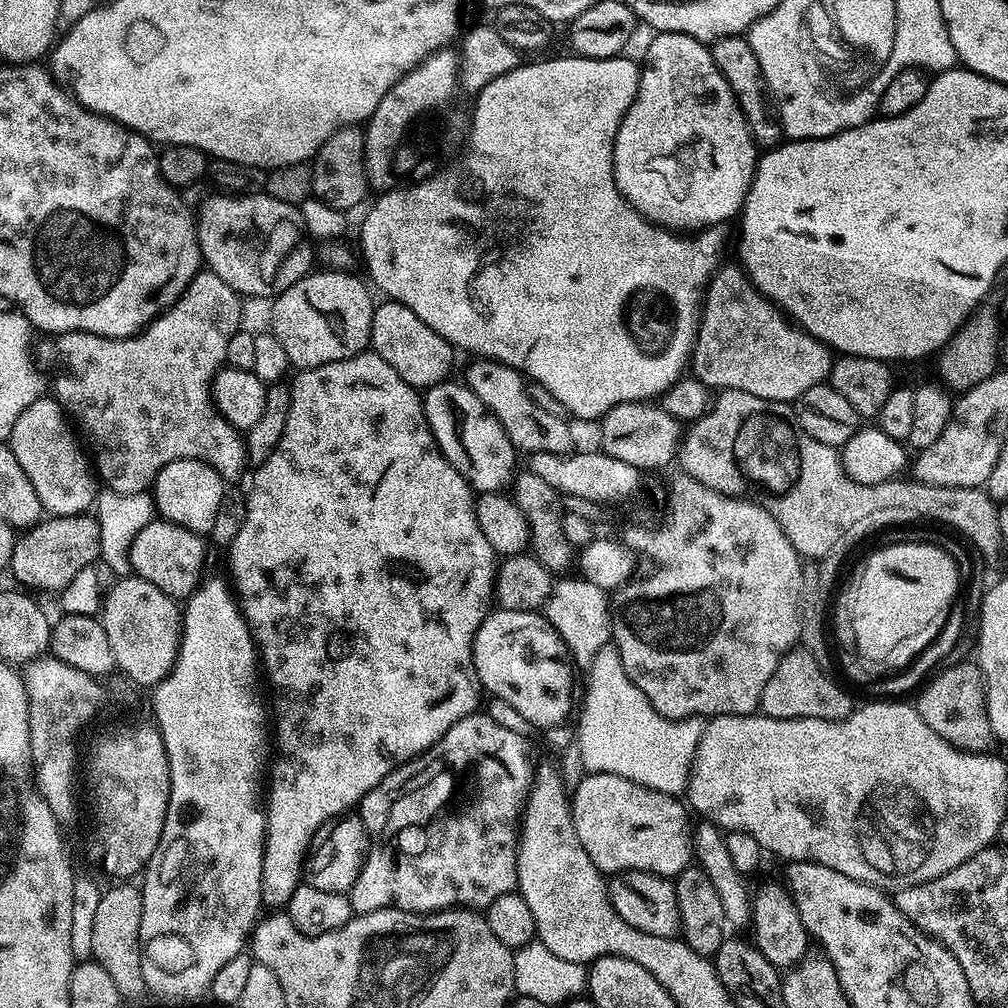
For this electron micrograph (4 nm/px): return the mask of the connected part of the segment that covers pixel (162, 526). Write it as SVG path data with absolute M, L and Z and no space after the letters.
M154 518L142 526L138 534L134 534L134 542L128 551L132 572L153 586L158 586L162 594L173 600L187 601L202 582L200 574L204 570L204 540L201 533L191 532L163 518Z

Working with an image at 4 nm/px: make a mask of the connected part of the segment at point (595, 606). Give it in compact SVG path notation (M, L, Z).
M574 576L555 581L544 607L544 615L563 639L569 657L578 668L581 667L579 669L586 670L598 650L611 641L611 611L607 593L605 589L590 583L589 580Z

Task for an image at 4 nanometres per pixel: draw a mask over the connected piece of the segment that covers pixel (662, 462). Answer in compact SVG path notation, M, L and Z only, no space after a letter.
M631 400L614 406L604 416L599 417L599 447L610 458L618 458L618 462L626 462L626 466L634 466L641 470L647 468L664 468L675 461L682 439L681 421L675 420L666 410L655 403Z

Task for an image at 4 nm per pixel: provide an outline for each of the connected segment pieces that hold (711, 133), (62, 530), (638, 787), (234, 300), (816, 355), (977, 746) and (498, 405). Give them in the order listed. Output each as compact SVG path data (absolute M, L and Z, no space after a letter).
M656 32L653 40L648 44L648 53L642 59L640 69L640 85L636 100L626 110L622 118L622 126L618 126L618 134L614 144L614 178L618 190L628 199L632 207L644 215L647 220L662 228L669 230L696 230L701 226L720 226L737 215L744 207L744 199L752 185L752 179L756 173L758 159L758 145L752 138L752 131L748 129L748 123L744 117L744 111L740 108L737 96L730 90L726 78L718 70L718 66L712 57L711 47L703 40L695 40L681 32Z
M49 515L23 534L17 535L10 573L17 580L16 584L25 589L37 588L40 592L60 594L74 580L76 574L95 565L99 560L100 527L95 515Z
M588 772L576 792L571 793L570 803L578 842L582 842L586 854L590 854L590 862L594 862L600 872L649 872L655 876L674 878L681 870L689 867L693 859L692 834L688 824L690 812L683 799L650 790L638 782L630 782L630 778L618 778L618 774Z
M201 270L196 273L192 281L186 286L185 290L174 303L165 308L151 324L142 332L137 332L135 336L128 336L125 340L115 340L99 336L93 332L70 332L57 335L56 340L56 377L52 380L51 391L55 399L59 400L60 407L74 421L75 427L82 433L83 439L88 439L87 447L90 449L91 459L94 461L94 472L102 481L104 488L114 490L118 494L138 494L148 492L152 485L156 483L158 474L170 462L175 460L201 460L206 462L220 475L226 482L232 482L243 474L246 469L246 440L242 435L241 429L235 428L230 422L226 422L224 415L216 409L216 403L212 401L212 380L220 371L227 358L227 343L232 335L242 328L240 319L244 316L242 297L239 292L226 286L222 278L211 270Z
M725 263L712 273L712 279L708 282L708 287L702 301L702 311L700 313L700 328L696 332L696 342L692 345L692 355L690 357L690 372L696 379L702 381L709 390L723 390L725 388L733 388L734 390L742 390L746 394L754 394L754 398L766 398L767 400L783 400L785 402L796 402L802 394L806 394L806 390L810 390L814 386L825 383L832 375L833 353L827 344L820 340L814 339L810 333L805 332L803 328L797 326L781 309L777 308L771 300L767 300L755 286L751 280L745 275L743 267L737 266L735 263Z
M965 662L941 667L919 689L914 703L918 714L922 714L922 722L926 722L934 734L946 738L946 742L955 748L963 748L966 752L983 752L994 744L988 699L984 693L984 675L980 672L979 663Z
M476 358L472 362L466 377L468 389L478 394L478 398L482 398L484 405L496 415L498 422L502 422L510 442L517 450L525 454L549 452L559 456L573 451L572 432L568 429L569 421L554 418L554 414L542 410L542 406L538 406L538 402L534 402L534 398L531 397L525 377L521 373L496 360Z

